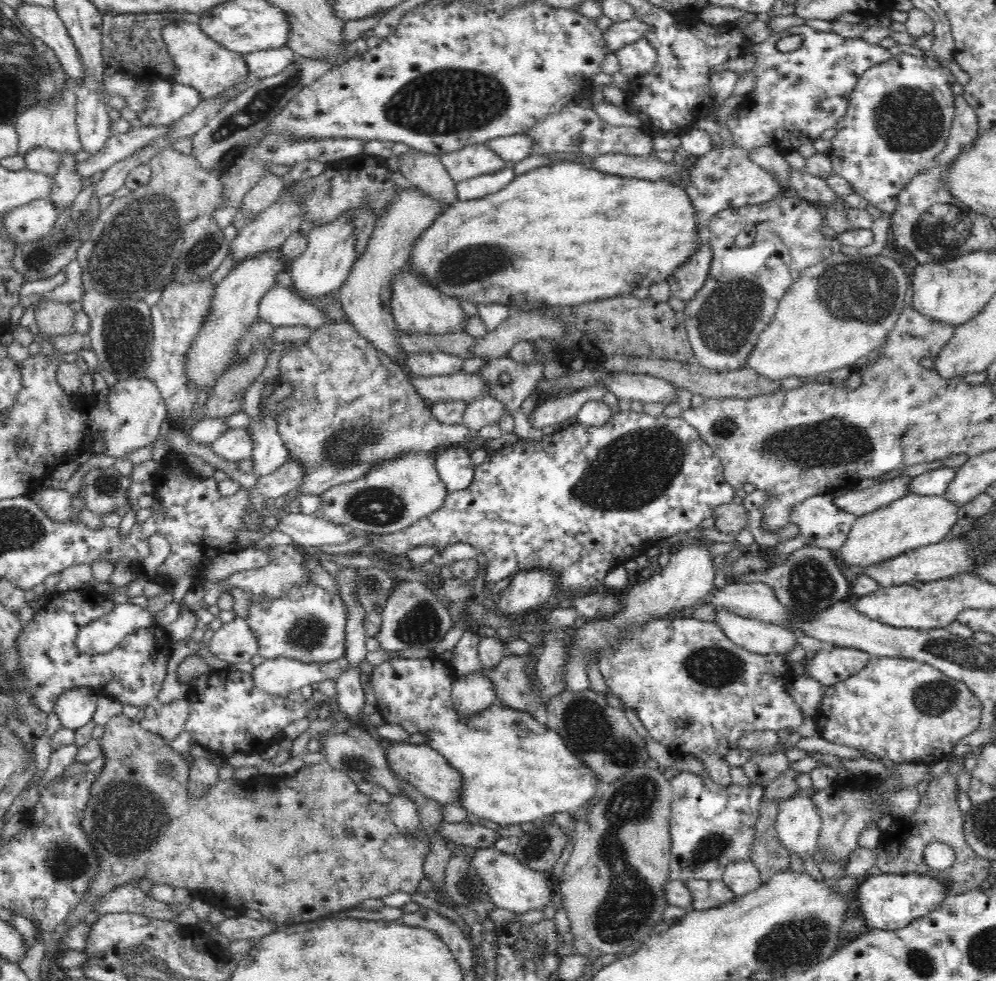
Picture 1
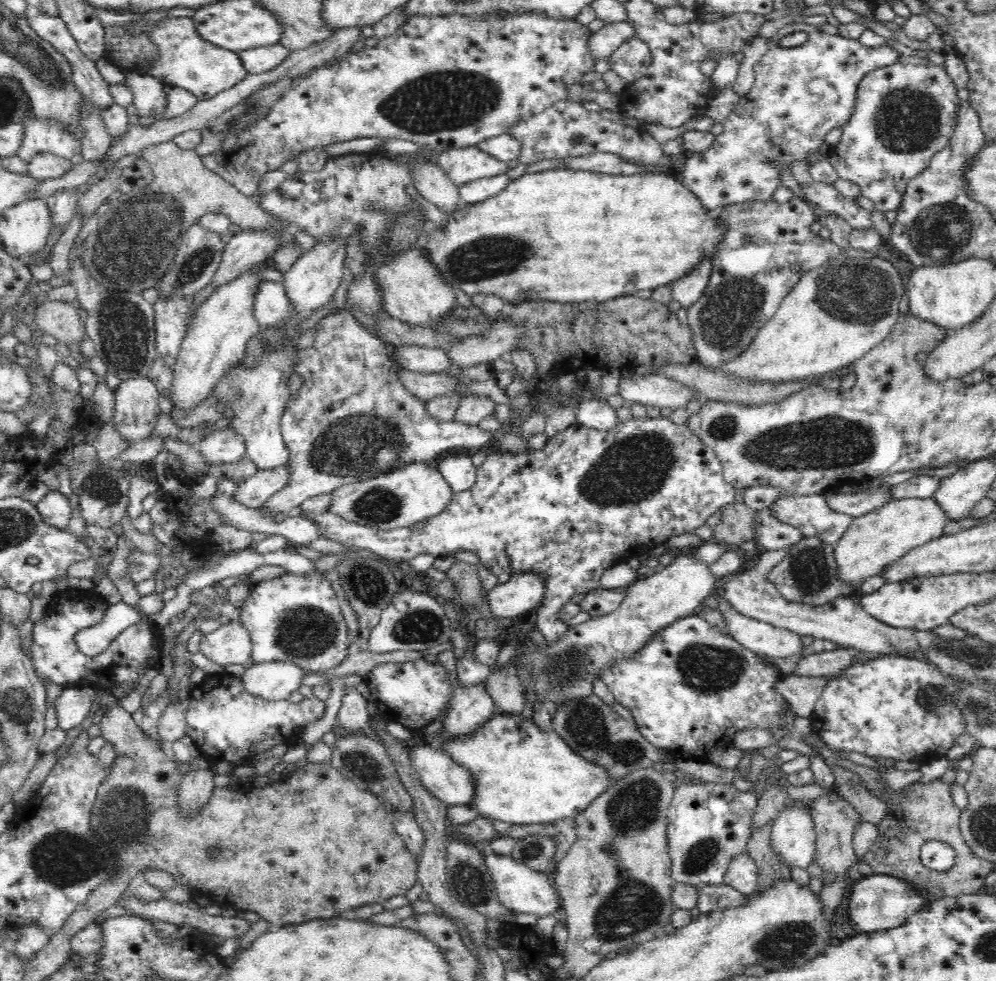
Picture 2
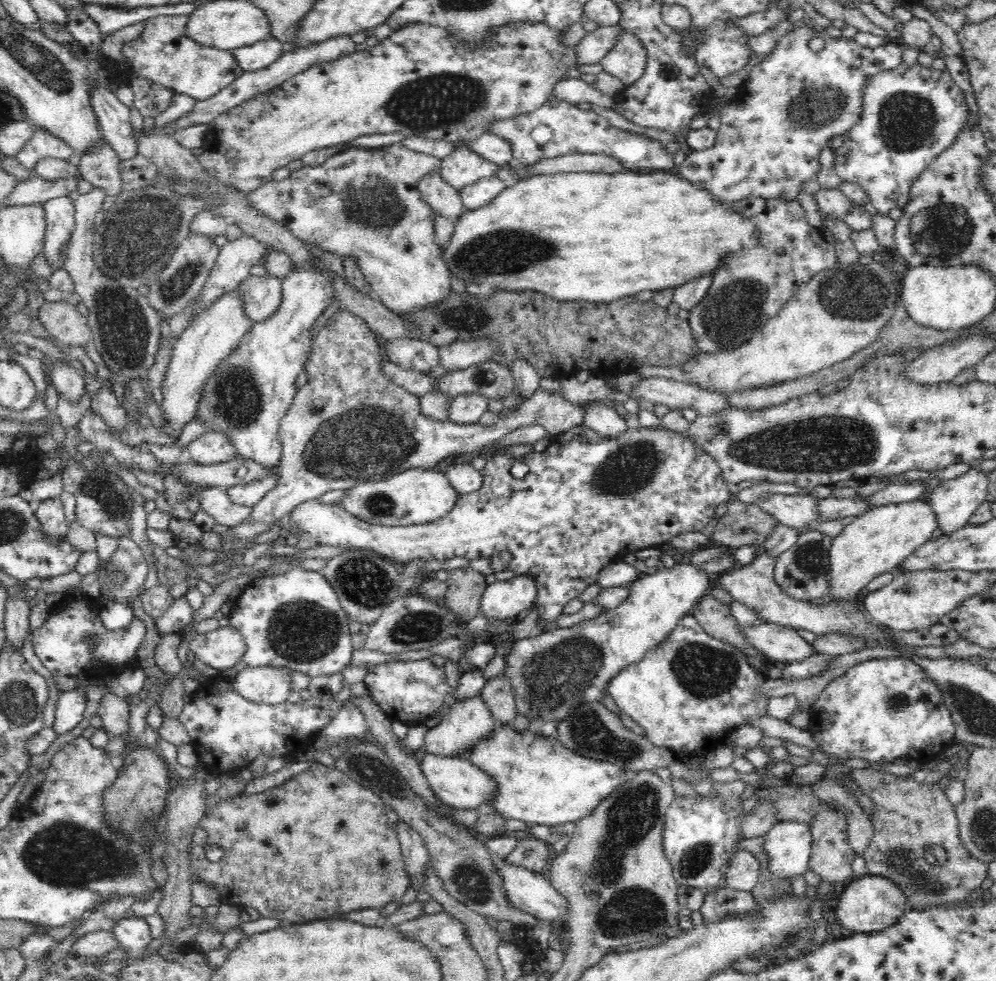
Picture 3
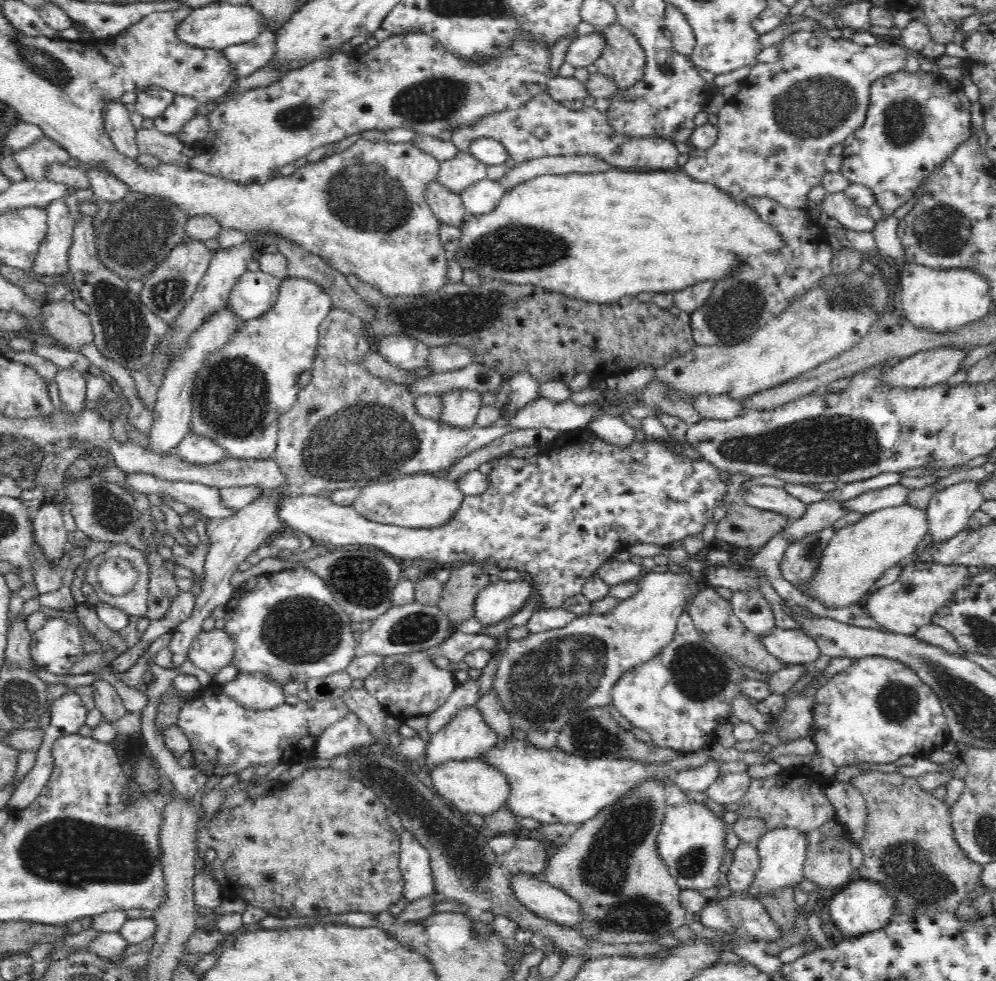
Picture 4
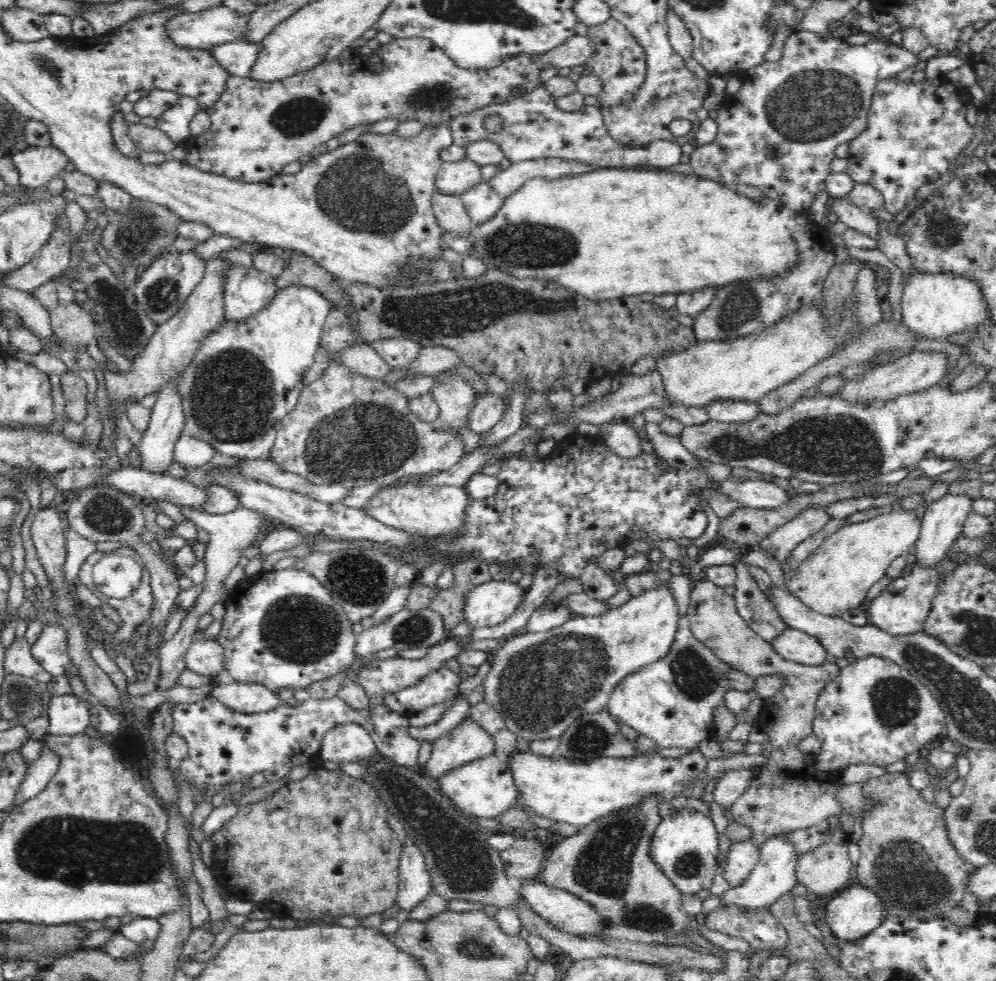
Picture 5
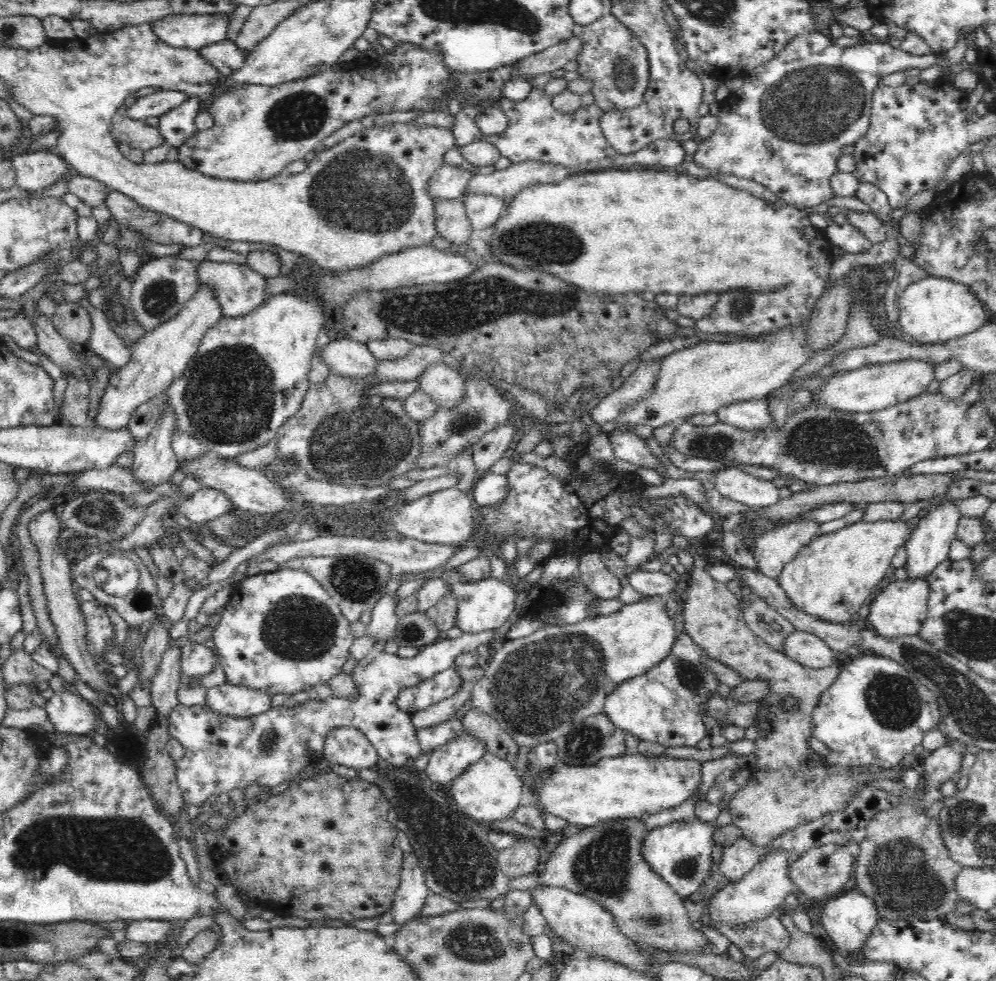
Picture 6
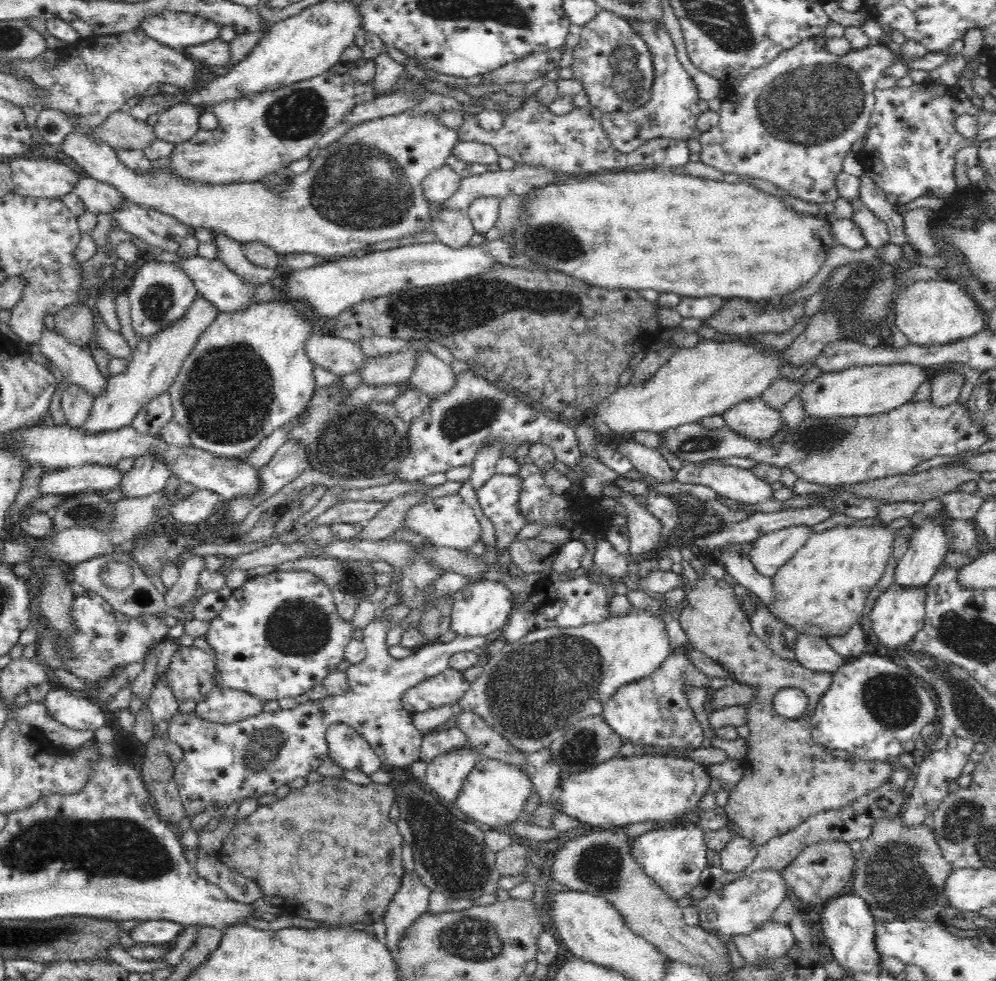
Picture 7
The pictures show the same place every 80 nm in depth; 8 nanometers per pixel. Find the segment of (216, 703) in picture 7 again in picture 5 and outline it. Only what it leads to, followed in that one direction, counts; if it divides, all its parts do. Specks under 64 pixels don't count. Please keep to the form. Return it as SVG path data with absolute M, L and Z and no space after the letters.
M227 680L214 686L211 692L217 700L244 714L268 712L284 704L277 691L260 683L241 683Z

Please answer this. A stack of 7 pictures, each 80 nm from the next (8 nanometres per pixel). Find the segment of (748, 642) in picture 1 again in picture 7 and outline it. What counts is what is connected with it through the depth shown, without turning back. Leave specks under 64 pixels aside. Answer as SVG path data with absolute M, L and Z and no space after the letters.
M800 633L794 640L794 657L796 662L812 671L835 673L846 662L844 656L827 643L827 638Z

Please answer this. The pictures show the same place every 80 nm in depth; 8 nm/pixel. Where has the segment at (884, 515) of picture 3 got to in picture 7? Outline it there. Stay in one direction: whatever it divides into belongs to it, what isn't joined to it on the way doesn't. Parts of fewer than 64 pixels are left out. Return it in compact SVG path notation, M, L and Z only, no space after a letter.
M878 522L872 525L837 526L821 533L814 533L772 577L774 600L768 607L774 618L804 635L827 638L828 635L846 634L861 620L866 598L886 570L893 552L893 544L898 538L895 531L888 529L885 523Z

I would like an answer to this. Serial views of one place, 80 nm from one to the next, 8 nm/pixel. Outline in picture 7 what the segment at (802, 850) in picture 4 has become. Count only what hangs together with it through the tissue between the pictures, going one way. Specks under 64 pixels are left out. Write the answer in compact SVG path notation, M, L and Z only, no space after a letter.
M762 868L762 870L754 870L752 874L744 874L736 881L726 884L723 888L717 889L715 892L709 893L698 906L698 926L709 933L732 935L749 935L756 928L767 923L773 918L774 911L780 903L787 898L787 893L790 888L784 883L782 871L774 870L773 868Z

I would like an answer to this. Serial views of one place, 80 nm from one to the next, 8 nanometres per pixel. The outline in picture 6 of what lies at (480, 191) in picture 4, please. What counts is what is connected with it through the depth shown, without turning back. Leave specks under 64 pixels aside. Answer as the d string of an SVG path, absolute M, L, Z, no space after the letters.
M464 194L461 197L465 204L471 225L476 230L484 230L496 224L504 211L504 199L490 194Z

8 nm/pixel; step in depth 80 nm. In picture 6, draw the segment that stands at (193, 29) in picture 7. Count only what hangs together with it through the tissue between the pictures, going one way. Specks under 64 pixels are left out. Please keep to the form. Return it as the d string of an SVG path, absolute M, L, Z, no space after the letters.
M179 14L153 21L157 38L176 48L200 50L228 38L227 14Z

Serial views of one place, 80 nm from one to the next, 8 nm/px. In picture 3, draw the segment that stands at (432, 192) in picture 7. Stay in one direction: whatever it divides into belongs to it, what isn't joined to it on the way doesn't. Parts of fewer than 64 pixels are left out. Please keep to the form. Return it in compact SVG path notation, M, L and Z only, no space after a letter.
M470 146L455 147L448 156L441 159L439 172L442 178L456 190L472 184L478 179L487 179L497 174L506 164L499 166L491 160L482 158L478 152L473 152Z

